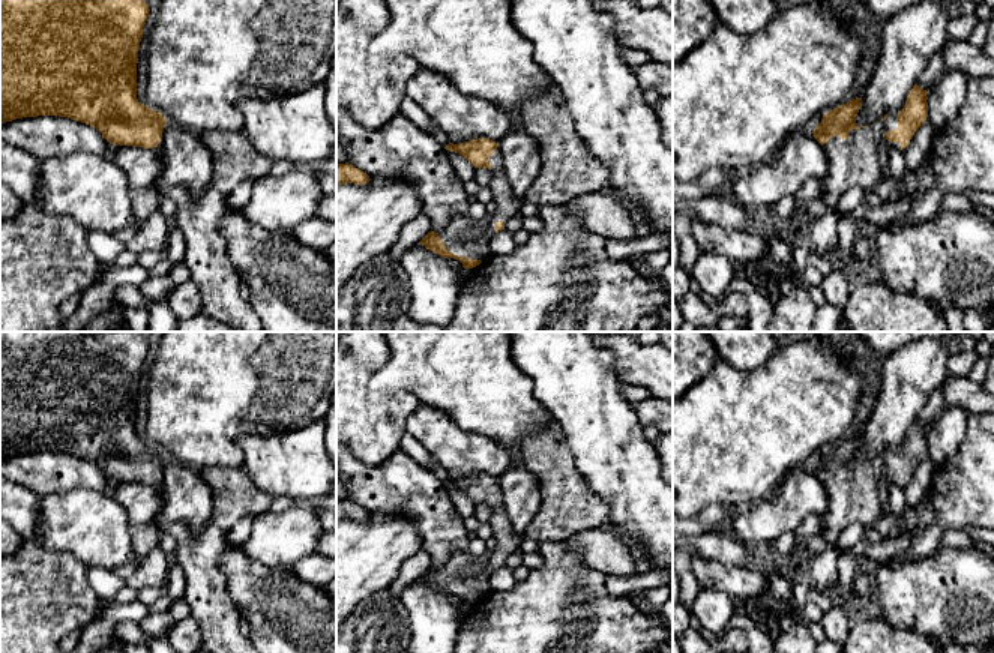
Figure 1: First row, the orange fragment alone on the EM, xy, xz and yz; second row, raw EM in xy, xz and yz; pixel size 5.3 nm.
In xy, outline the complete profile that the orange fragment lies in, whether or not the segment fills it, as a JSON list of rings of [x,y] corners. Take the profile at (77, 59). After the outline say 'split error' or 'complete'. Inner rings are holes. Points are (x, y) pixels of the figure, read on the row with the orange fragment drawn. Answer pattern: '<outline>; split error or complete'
[[[0,0],[0,125],[23,117],[60,116],[93,126],[110,144],[152,149],[164,156],[167,120],[137,99],[138,50],[149,11],[144,0]]]; split error

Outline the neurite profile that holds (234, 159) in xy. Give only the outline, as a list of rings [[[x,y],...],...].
[[[209,131],[201,134],[201,141],[212,153],[210,186],[225,197],[243,180],[270,174],[273,161],[261,155],[243,131]]]

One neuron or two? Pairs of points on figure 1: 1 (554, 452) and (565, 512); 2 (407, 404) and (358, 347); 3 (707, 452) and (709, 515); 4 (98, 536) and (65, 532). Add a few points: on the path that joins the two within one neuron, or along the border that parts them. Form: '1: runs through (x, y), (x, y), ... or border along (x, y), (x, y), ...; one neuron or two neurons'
1: runs through (554, 467), (565, 497); one neuron
2: runs through (383, 407), (371, 407), (358, 394), (358, 371); one neuron
3: border along (722, 505), (706, 505), (688, 518); two neurons
4: runs through (90, 532), (72, 532); one neuron

